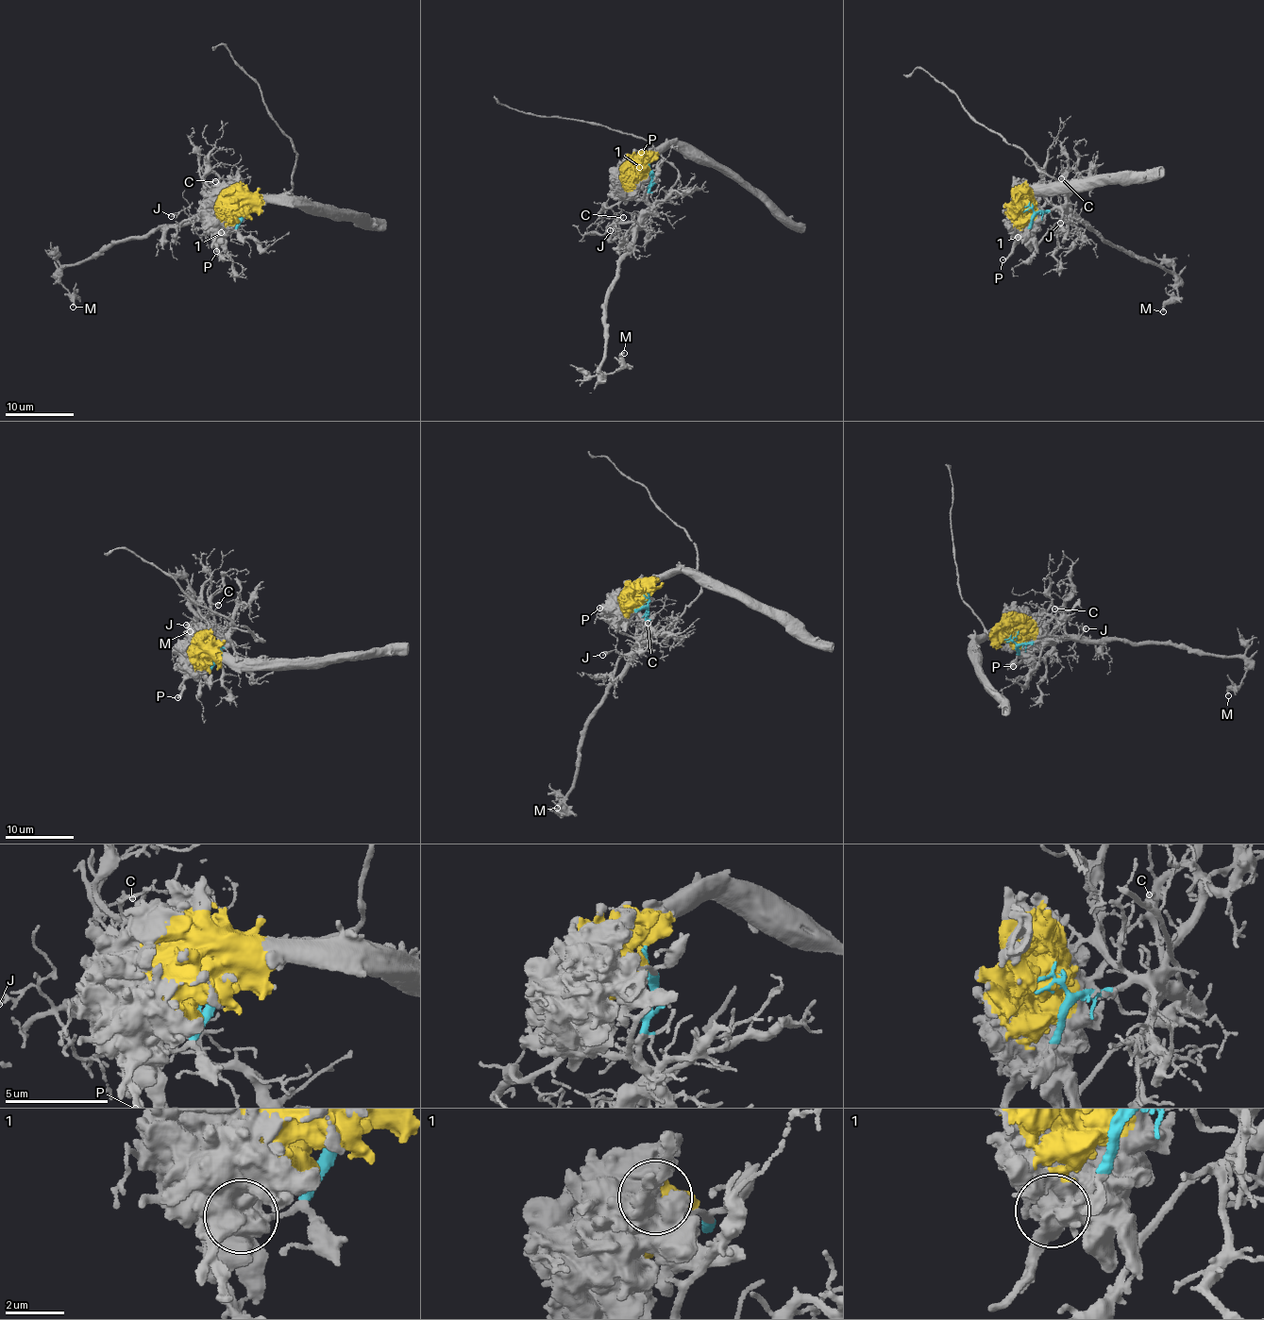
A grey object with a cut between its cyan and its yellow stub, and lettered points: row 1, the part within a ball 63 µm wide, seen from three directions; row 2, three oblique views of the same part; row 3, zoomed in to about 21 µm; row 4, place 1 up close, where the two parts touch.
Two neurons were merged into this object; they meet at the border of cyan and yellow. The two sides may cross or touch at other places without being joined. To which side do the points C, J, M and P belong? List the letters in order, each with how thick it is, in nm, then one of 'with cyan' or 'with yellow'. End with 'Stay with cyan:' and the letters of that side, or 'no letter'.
C: 110 nm thick; with cyan
J: 160 nm thick; with cyan
M: 240 nm thick; with cyan
P: 280 nm thick; with yellow
Stay with cyan: C, J, M

